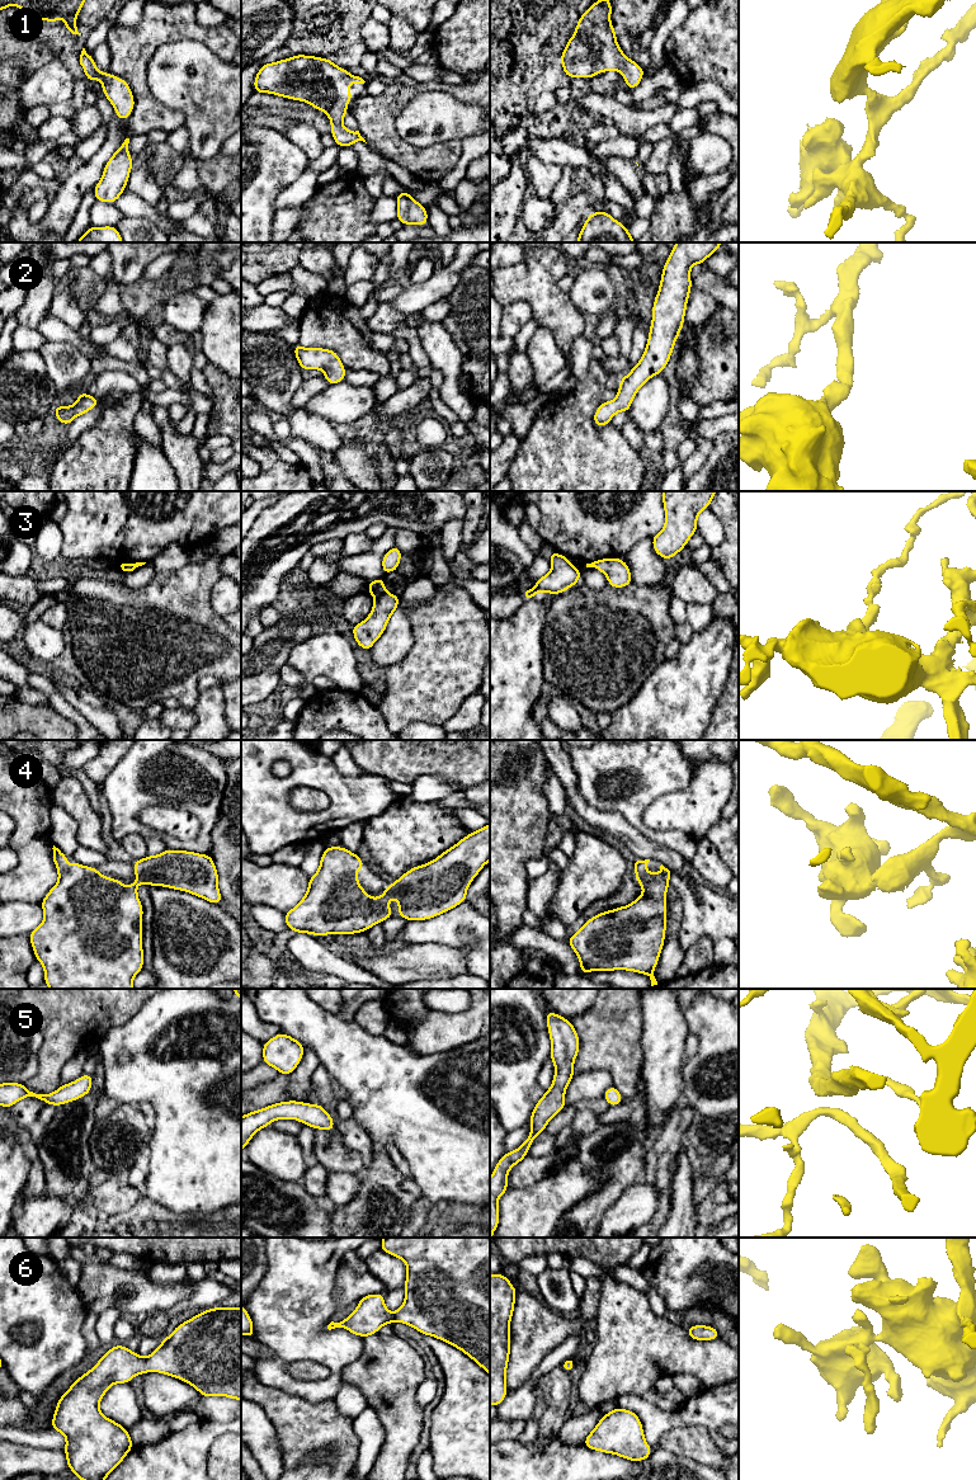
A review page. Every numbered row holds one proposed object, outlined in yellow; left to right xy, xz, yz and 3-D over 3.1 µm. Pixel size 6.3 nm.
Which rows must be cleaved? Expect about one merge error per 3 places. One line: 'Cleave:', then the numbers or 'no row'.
Cleave: 3

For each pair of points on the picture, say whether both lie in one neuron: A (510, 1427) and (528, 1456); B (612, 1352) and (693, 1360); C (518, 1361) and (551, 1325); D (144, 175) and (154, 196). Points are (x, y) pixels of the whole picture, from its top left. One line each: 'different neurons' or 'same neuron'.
A: different neurons
B: same neuron
C: same neuron
D: same neuron

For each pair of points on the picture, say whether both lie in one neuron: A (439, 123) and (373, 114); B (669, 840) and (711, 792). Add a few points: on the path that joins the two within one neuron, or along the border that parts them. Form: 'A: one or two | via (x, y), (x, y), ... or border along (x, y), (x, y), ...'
A: two | border along (416, 94), (395, 119), (395, 130), (409, 144)
B: two | border along (649, 826), (656, 830), (683, 830), (696, 839)

